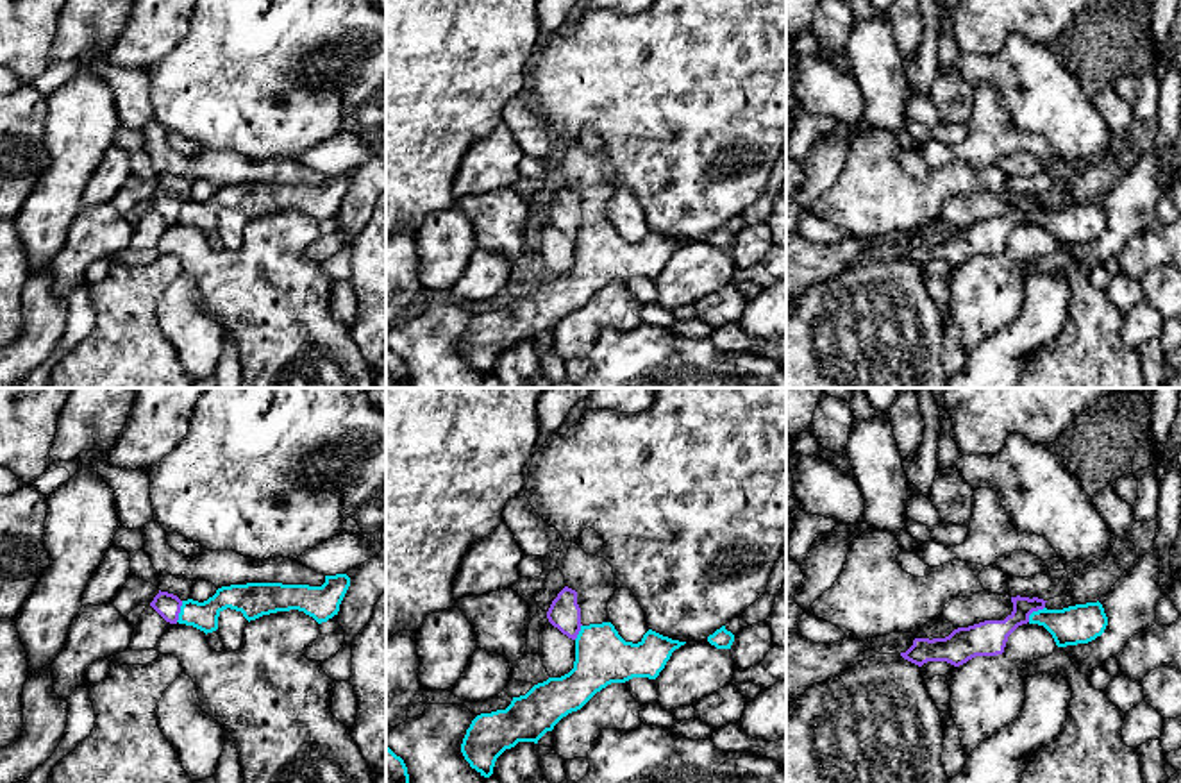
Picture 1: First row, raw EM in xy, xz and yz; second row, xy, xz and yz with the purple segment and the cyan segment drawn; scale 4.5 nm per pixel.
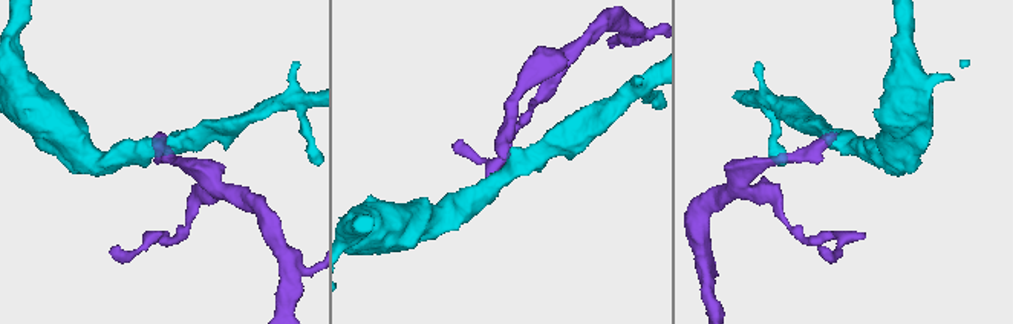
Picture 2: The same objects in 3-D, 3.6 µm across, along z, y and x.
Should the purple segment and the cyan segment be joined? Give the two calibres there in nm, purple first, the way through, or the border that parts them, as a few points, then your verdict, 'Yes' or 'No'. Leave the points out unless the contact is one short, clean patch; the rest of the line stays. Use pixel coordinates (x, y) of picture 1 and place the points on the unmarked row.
Thickness 160 nm (purple) against 180 nm. Boundary: yz (1044, 206), (1035, 210), (1028, 220). No

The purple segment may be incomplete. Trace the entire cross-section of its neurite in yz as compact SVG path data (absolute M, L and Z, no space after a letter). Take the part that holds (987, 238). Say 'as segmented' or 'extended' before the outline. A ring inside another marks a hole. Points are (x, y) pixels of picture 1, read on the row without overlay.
as segmented; M1011 197L1013 211L1004 220L984 220L968 227L958 227L945 238L915 238L913 245L900 256L918 266L927 261L947 261L954 266L976 256L997 256L1004 252L1008 236L1029 222L1033 211L1043 209L1038 197Z

